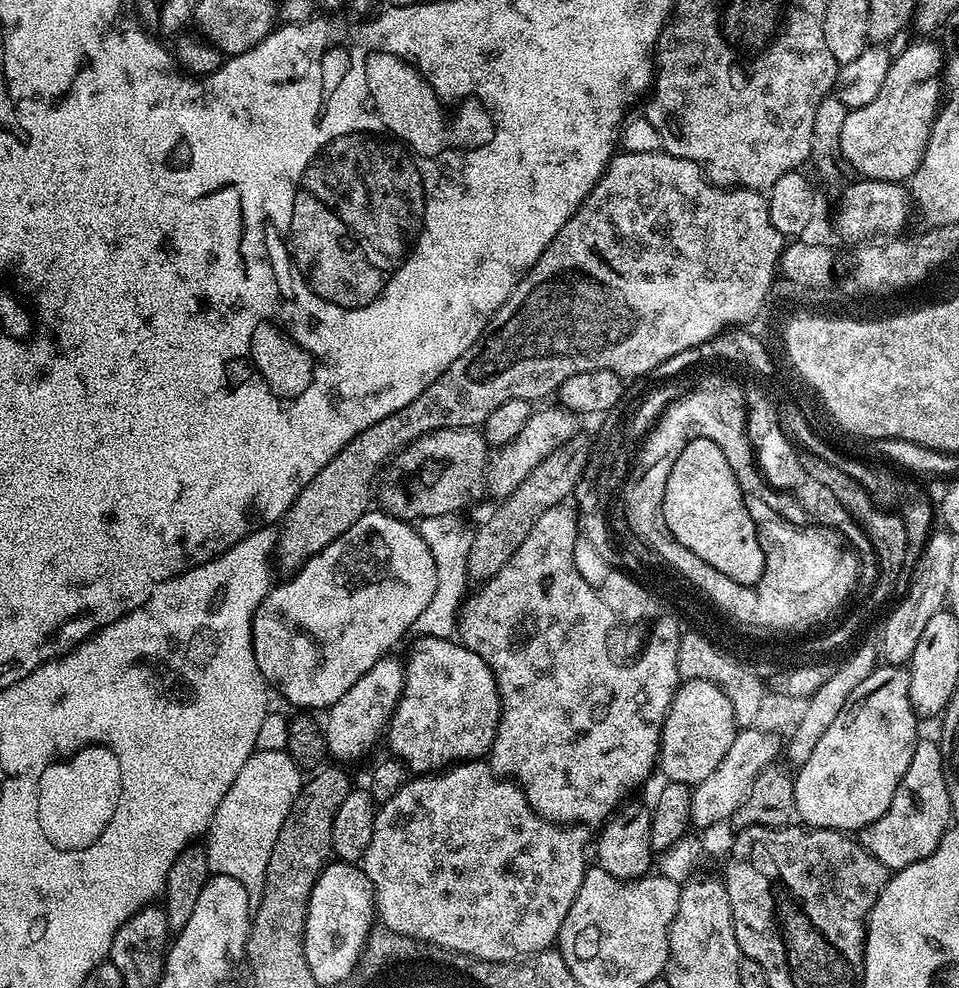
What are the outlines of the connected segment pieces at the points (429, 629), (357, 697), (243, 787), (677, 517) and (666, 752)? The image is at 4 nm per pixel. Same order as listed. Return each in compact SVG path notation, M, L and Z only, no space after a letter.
M452 513L450 515L434 515L430 518L419 521L417 532L430 547L434 557L435 574L437 585L434 590L434 597L421 614L418 614L411 633L417 637L434 637L451 639L458 628L459 614L464 604L464 597L467 586L470 586L468 579L468 566L470 546L473 545L475 529L468 526L461 515Z
M389 654L382 657L378 662L374 662L374 666L370 666L370 670L366 670L366 674L362 674L362 678L358 678L358 682L354 682L354 686L350 686L350 690L346 690L346 694L342 694L342 698L338 698L338 702L334 702L332 707L327 709L328 721L323 722L322 731L329 757L335 758L337 756L340 759L337 761L340 762L354 760L363 752L368 751L379 736L381 739L385 735L392 713L396 711L400 701L400 695L404 693L406 679L405 661L403 659L401 661L395 660L394 657L395 655Z
M257 749L219 803L204 836L209 871L222 871L241 882L247 892L249 913L254 914L264 893L266 865L279 831L303 788L302 770L286 750Z
M694 438L678 454L678 462L674 462L674 470L667 479L665 501L662 503L666 525L670 534L676 539L679 547L692 550L702 561L714 566L721 574L734 582L754 585L760 581L764 573L764 555L758 542L758 534L754 522L748 513L746 497L734 478L734 470L730 470L730 462L726 462L726 454L722 454L720 445L706 438Z
M704 679L683 681L677 688L660 735L658 768L667 781L695 786L717 769L736 737L733 704L717 684Z

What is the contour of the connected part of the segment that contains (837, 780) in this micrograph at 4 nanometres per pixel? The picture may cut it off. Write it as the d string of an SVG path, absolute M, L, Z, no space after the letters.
M890 663L876 667L866 682L854 686L854 694L850 694L846 706L842 706L838 718L834 718L830 730L822 734L818 746L814 746L814 754L795 769L796 816L804 819L801 821L807 827L834 828L845 834L855 833L882 818L890 806L890 798L894 798L894 790L898 790L898 782L902 782L902 774L906 774L906 766L910 766L910 754L914 754L918 739L916 723L918 717L910 700L908 668Z

